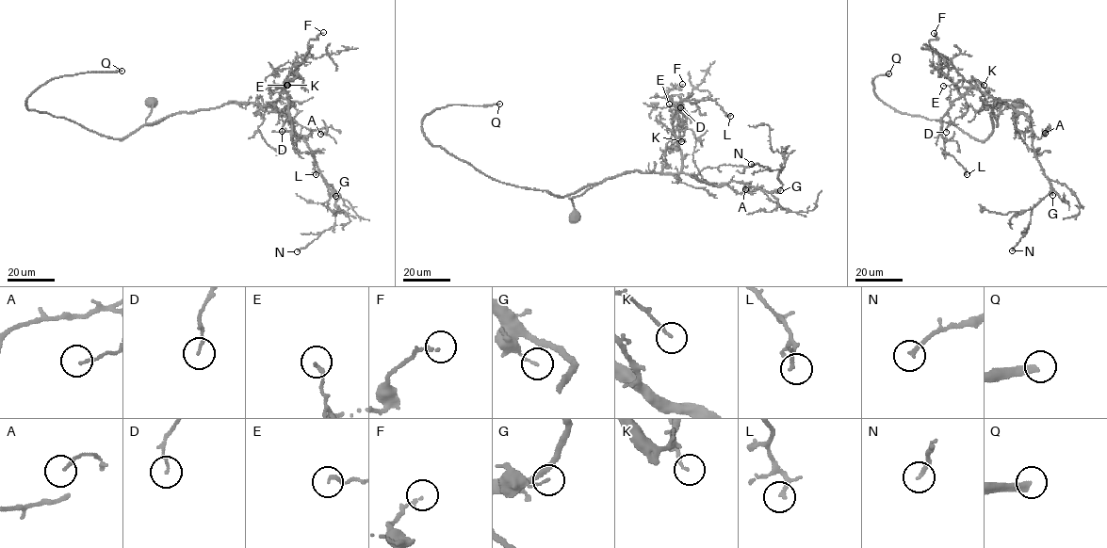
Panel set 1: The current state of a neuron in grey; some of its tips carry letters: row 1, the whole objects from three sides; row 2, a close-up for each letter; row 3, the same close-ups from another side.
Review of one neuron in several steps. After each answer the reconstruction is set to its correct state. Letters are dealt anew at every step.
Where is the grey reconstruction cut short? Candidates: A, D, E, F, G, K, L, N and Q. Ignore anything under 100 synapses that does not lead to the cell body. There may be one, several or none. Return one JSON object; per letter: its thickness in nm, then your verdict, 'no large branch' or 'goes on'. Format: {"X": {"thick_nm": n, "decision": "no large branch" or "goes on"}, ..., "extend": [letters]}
{"A": {"thick_nm": 100, "decision": "no large branch"}, "D": {"thick_nm": 100, "decision": "no large branch"}, "E": {"thick_nm": 140, "decision": "no large branch"}, "F": {"thick_nm": 160, "decision": "no large branch"}, "G": {"thick_nm": 110, "decision": "no large branch"}, "K": {"thick_nm": 110, "decision": "no large branch"}, "L": {"thick_nm": 130, "decision": "no large branch"}, "N": {"thick_nm": 180, "decision": "no large branch"}, "Q": {"thick_nm": 320, "decision": "goes on"}, "extend": ["Q"]}

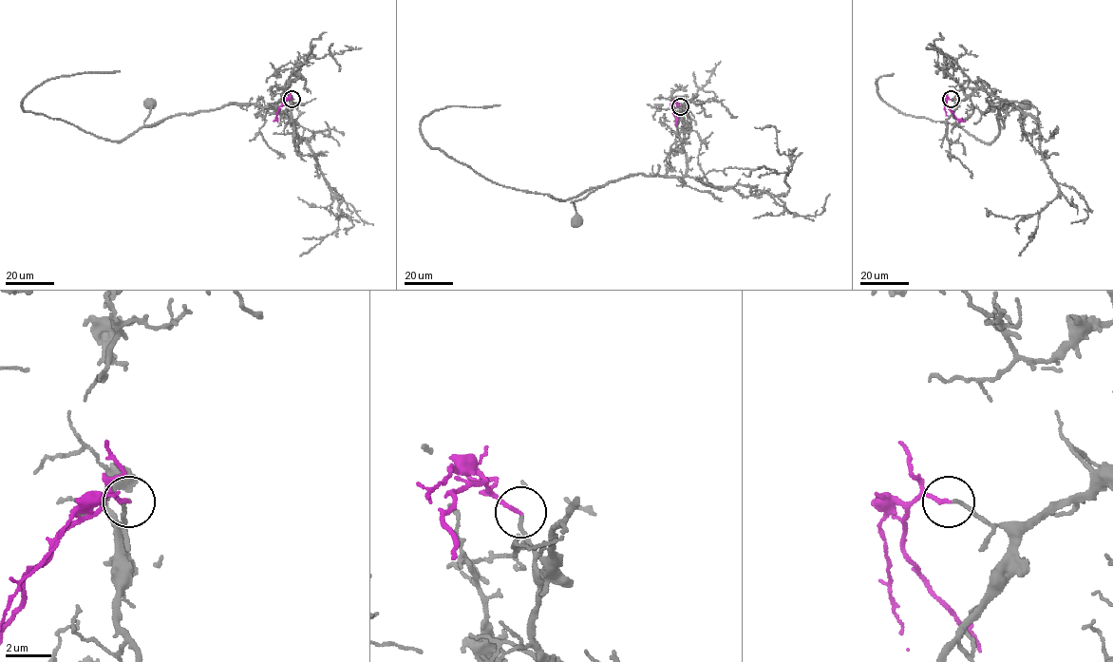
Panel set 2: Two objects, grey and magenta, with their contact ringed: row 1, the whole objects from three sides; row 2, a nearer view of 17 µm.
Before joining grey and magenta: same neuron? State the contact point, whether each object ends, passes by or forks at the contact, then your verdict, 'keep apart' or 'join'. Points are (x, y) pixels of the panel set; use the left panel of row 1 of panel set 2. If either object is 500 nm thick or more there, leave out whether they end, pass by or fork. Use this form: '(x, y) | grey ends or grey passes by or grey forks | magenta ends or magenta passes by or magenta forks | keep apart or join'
(292, 99) | grey ends | magenta ends | join

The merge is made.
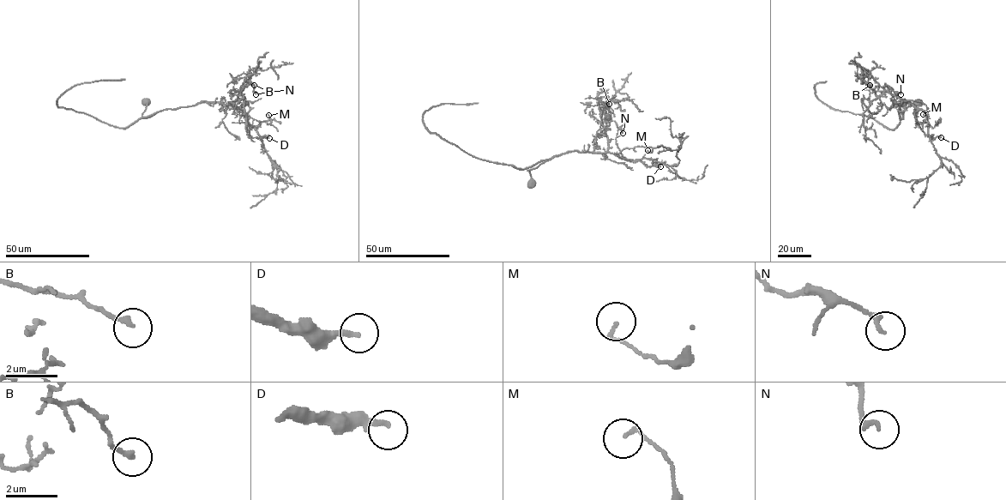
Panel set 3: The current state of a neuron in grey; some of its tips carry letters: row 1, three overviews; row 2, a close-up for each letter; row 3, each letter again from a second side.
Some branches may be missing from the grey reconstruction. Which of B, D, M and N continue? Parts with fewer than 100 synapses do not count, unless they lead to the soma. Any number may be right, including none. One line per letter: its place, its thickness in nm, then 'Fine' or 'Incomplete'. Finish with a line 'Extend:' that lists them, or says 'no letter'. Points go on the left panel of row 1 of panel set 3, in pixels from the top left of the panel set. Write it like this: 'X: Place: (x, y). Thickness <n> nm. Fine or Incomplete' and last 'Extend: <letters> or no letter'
B: Place: (254, 85). Thickness 170 nm. Fine
D: Place: (269, 138). Thickness 200 nm. Fine
M: Place: (268, 115). Thickness 140 nm. Fine
N: Place: (256, 94). Thickness 190 nm. Fine
Extend: no letter

